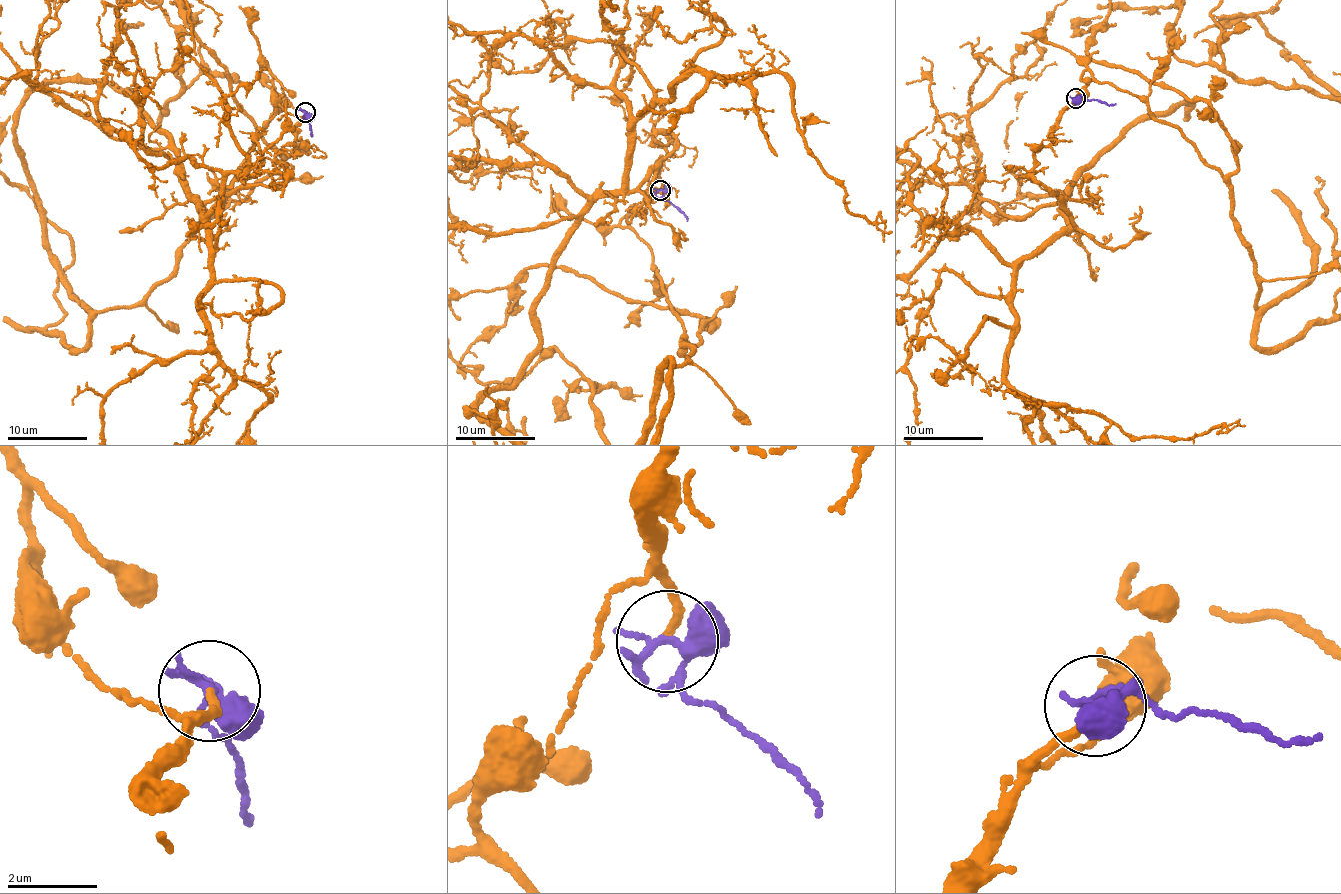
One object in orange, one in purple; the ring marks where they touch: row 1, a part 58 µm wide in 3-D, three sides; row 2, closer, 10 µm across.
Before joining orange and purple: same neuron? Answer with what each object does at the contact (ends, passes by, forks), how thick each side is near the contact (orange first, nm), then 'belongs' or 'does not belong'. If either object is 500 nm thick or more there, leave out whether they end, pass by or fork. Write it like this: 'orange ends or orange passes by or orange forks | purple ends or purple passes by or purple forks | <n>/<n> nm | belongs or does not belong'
orange ends | purple passes by | 180/360 nm | belongs

